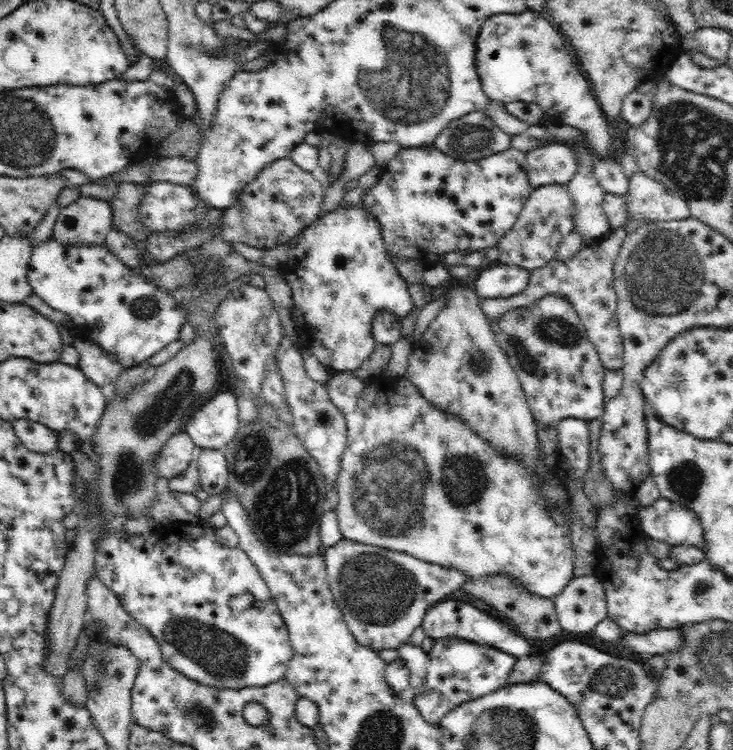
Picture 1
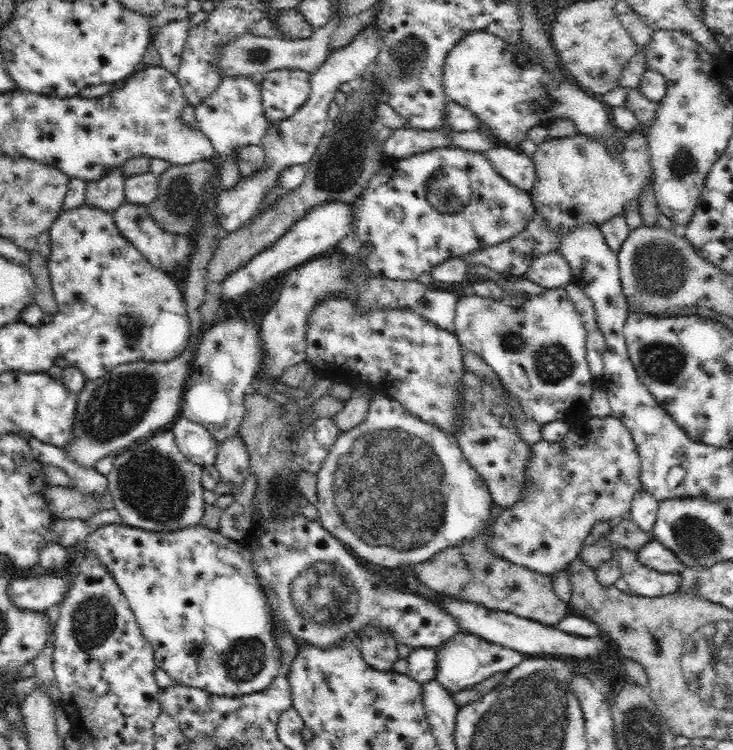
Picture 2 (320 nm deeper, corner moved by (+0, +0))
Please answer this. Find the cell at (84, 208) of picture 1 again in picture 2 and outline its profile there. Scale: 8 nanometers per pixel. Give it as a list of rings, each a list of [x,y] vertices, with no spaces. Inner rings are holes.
[[[108,171],[103,177],[87,182],[84,203],[113,213],[125,200],[125,179],[120,171]]]

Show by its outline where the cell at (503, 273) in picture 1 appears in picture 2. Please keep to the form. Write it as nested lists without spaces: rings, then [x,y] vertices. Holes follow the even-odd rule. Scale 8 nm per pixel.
[[[559,250],[535,258],[526,273],[529,280],[544,289],[565,288],[573,280],[570,265]]]

